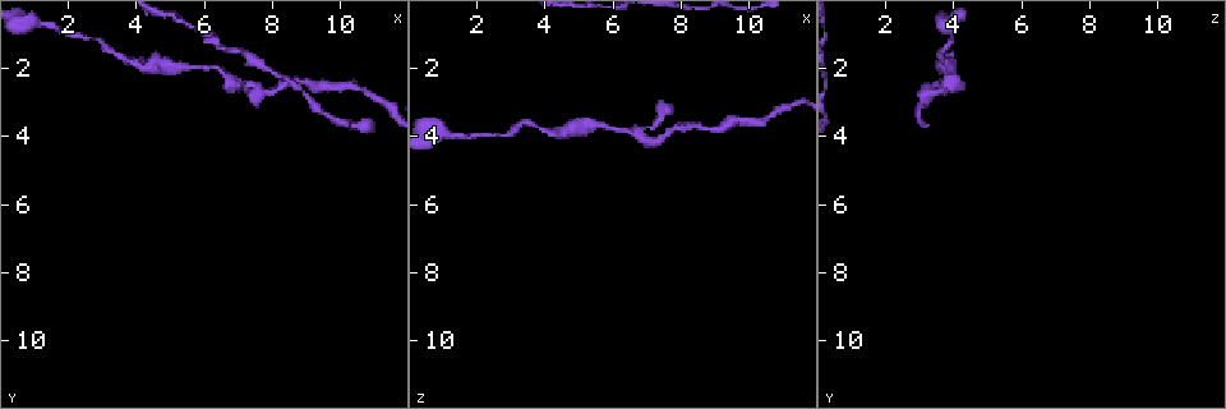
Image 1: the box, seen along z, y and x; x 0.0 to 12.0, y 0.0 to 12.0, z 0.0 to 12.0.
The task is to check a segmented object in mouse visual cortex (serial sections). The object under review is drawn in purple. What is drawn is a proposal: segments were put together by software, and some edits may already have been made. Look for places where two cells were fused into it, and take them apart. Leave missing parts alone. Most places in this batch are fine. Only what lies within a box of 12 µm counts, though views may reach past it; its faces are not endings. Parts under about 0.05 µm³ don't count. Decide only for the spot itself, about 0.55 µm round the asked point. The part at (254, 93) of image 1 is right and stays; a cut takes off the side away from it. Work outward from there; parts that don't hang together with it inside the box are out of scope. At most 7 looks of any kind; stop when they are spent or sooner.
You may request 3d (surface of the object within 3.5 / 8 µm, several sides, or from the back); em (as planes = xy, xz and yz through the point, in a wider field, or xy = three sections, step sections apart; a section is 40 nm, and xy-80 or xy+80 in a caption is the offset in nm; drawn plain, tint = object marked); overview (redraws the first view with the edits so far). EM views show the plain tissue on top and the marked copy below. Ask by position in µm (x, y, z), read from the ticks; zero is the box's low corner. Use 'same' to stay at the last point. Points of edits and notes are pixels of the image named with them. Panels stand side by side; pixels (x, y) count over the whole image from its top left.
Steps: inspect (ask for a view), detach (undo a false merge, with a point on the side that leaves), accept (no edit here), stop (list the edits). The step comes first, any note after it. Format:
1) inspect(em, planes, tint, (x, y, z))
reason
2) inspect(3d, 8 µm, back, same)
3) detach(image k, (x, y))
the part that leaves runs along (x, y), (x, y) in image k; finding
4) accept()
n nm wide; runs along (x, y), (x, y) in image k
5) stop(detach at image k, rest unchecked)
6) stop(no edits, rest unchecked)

inspect(3d, 3.5 µm, back, (6.9, 2.4, 3.8))
side arm on a straight run

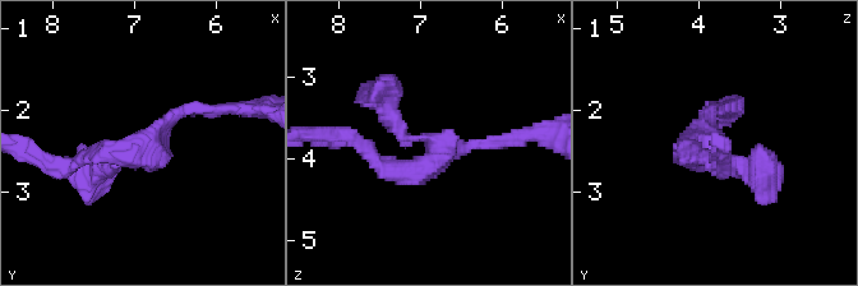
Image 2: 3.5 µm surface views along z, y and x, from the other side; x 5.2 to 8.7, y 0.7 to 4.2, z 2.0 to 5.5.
inspect(em, planes, tint, (6.80, 2.40, 3.90))
3 arms; arms of 150, 200, 300 nm; shape alone is not enough

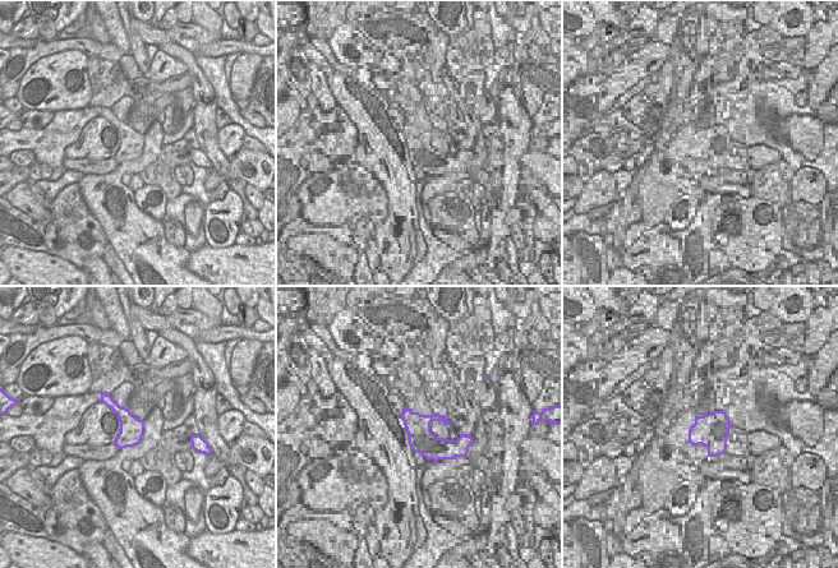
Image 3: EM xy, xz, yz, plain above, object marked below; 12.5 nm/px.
accept()
runs along (96, 167), (187, 109), (226, 109) in image 2; one cell here

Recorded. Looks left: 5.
inspect(3d, 3.5 µm, (4.3, 2.0, 3.9))
calibre changes

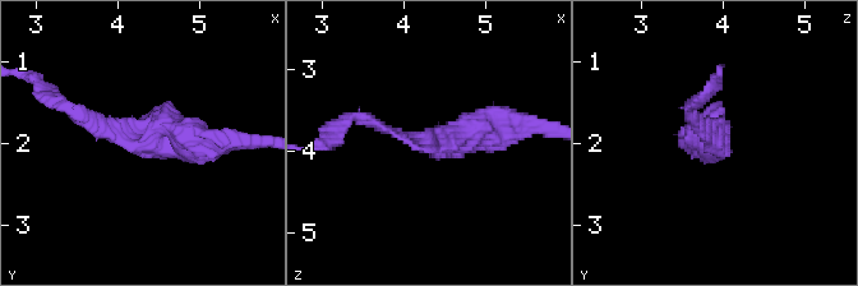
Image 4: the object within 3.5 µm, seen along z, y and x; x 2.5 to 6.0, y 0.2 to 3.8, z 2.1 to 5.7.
inspect(em, xy, step 1, tint, (4.35, 2.00, 3.90))
arms of 150, 350 nm; shape alone is not enough

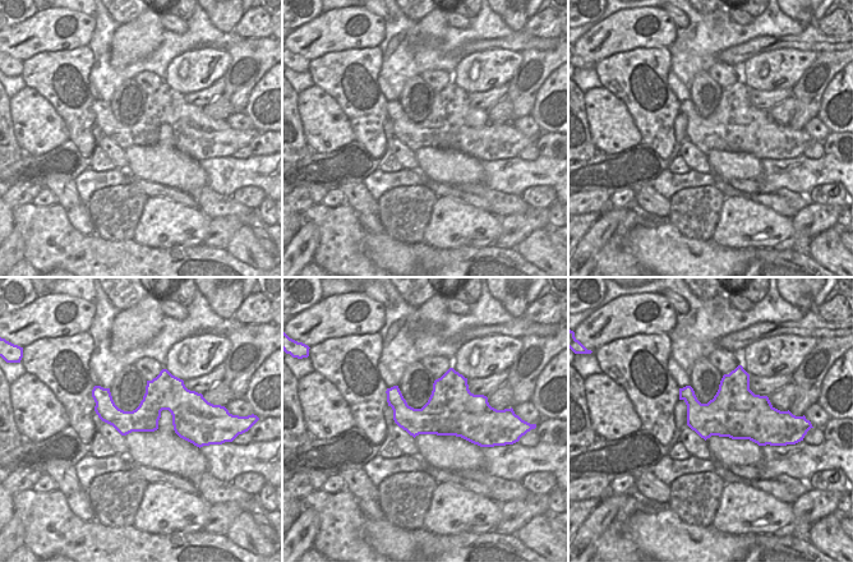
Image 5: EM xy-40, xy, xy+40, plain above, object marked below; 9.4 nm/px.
inspect(em, xy, step 2, tint, same)
cut it another way

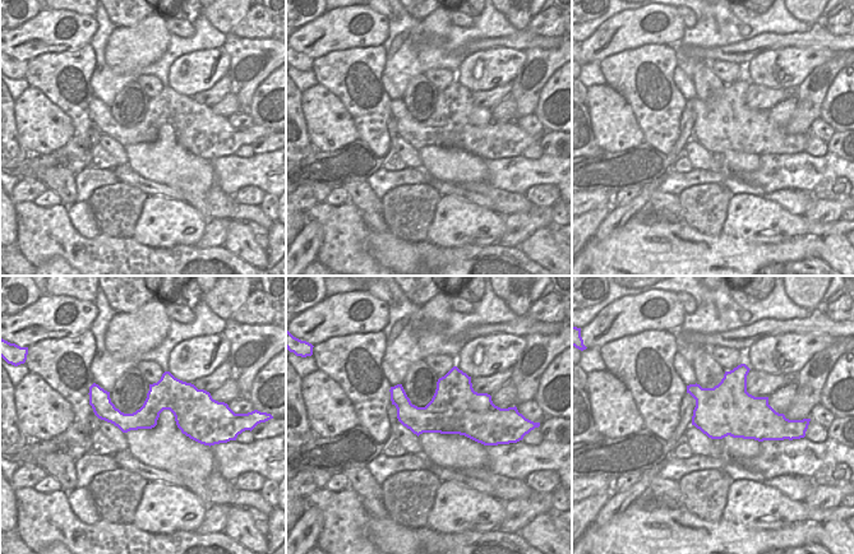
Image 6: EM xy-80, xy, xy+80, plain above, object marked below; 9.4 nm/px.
accept()
runs along (92, 400), (119, 419), (157, 404), (198, 415) in image 6; all the same cell

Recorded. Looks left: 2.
inspect(3d, 3.5 µm, (2.8, 1.1, 4.0))
narrows sharply

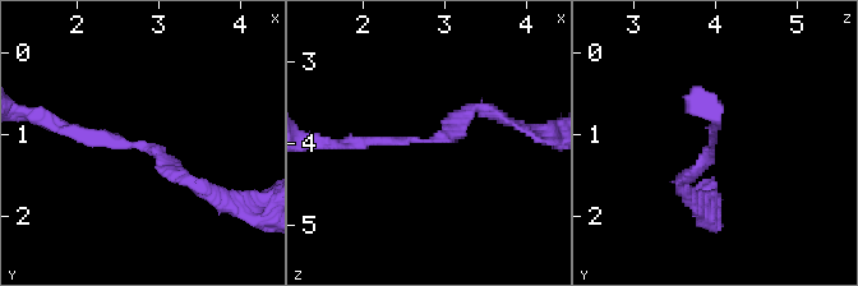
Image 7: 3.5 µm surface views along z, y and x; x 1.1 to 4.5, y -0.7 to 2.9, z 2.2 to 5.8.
inspect(em, xy, step 5, tint, (2.70, 1.15, 4.00))
arms of 150, 150 nm; now the EM

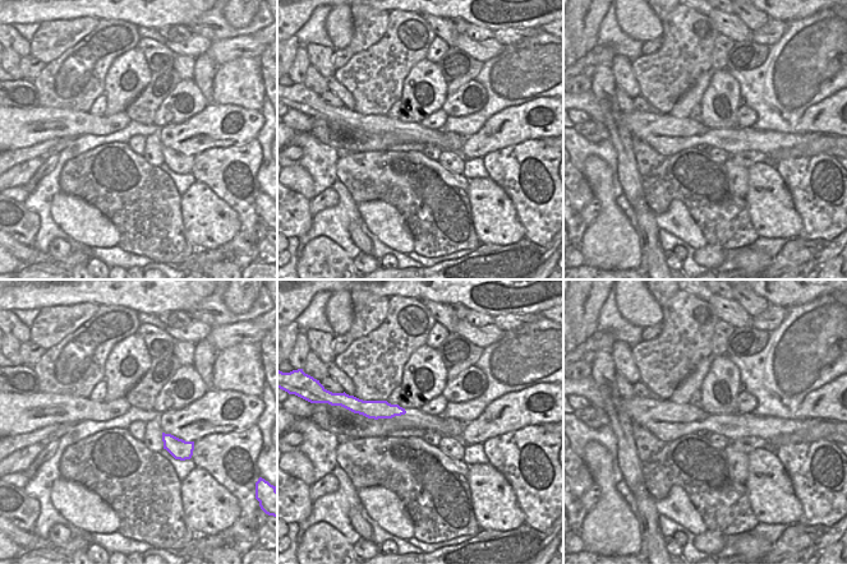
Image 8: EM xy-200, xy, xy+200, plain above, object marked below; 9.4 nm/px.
accept()
runs along (198, 188), (139, 144), (52, 125) in image 7; one cell here

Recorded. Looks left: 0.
stop(no edits, rest unchecked)

